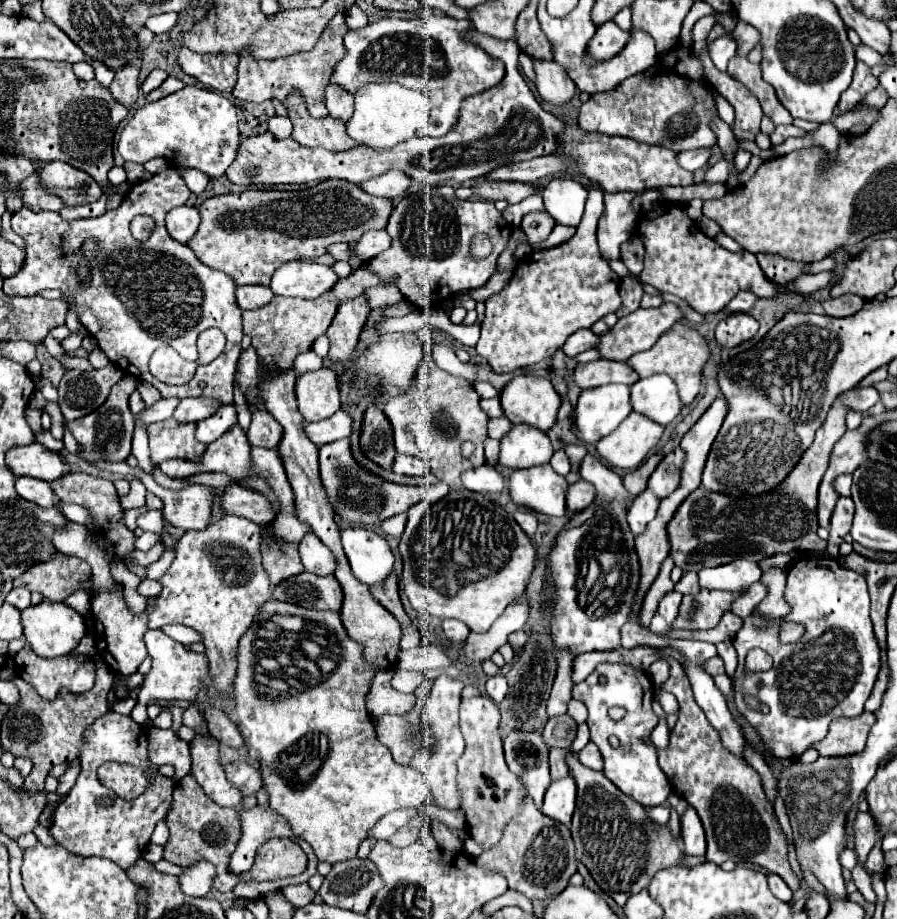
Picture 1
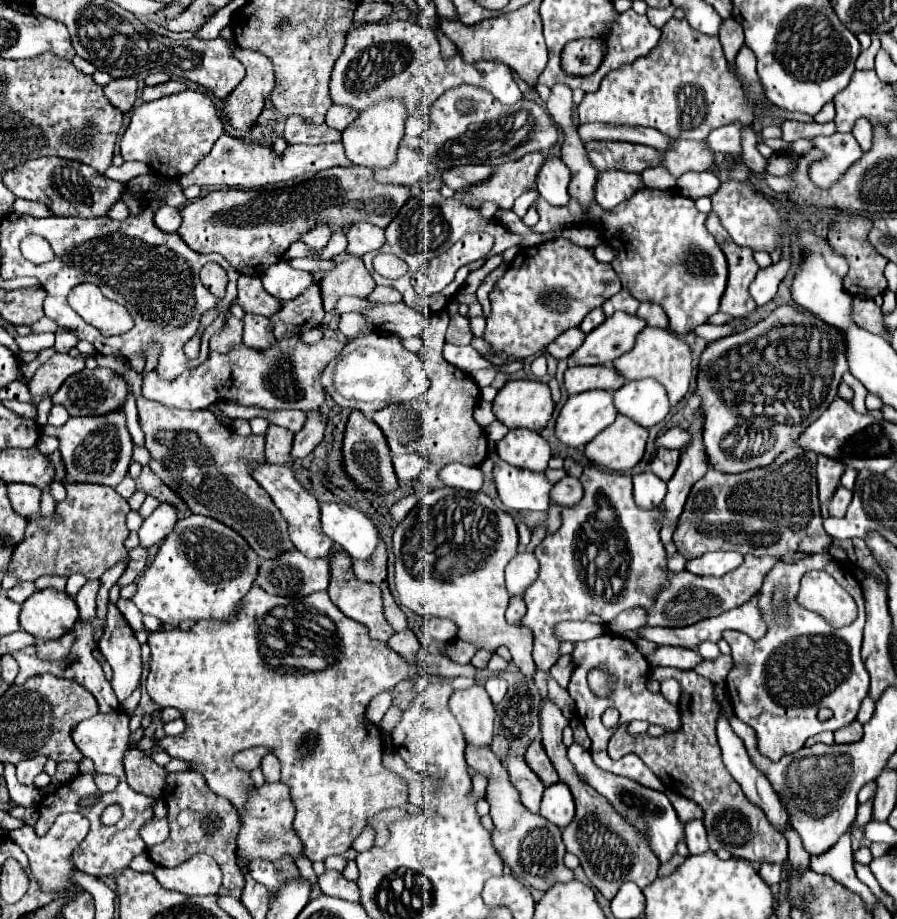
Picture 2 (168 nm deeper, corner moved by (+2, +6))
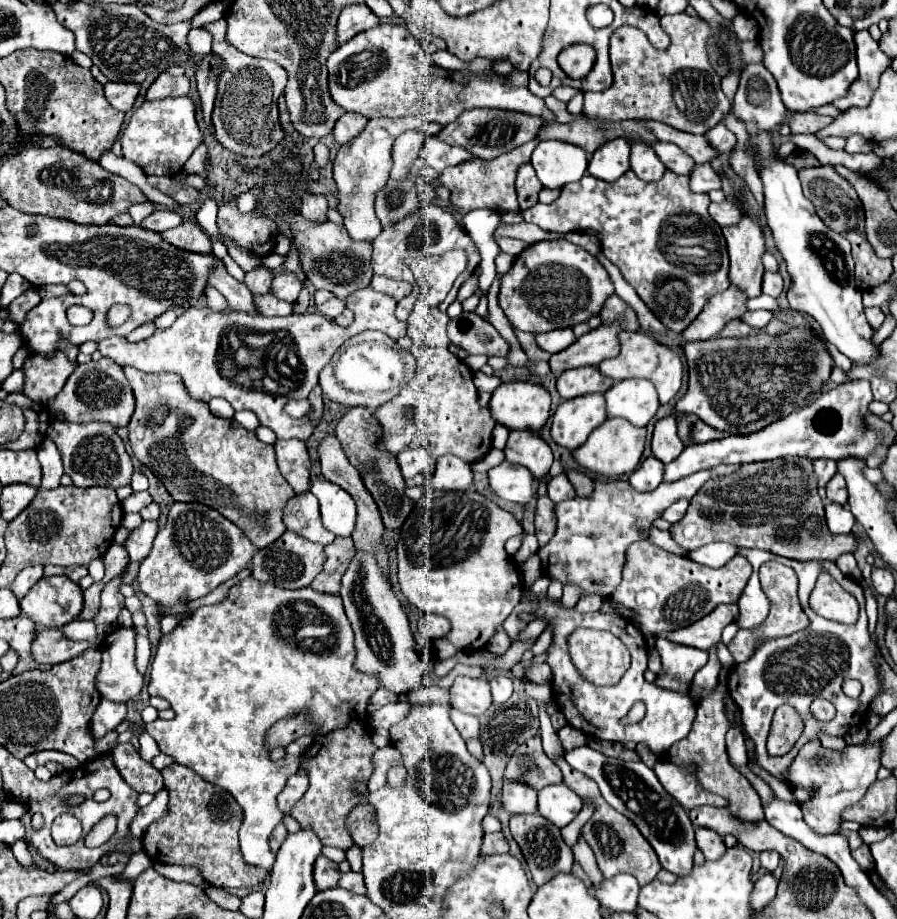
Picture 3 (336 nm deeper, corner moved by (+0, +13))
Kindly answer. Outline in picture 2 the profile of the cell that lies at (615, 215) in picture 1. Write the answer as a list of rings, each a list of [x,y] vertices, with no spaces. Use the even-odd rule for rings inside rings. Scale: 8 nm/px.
[[[623,170],[599,172],[595,184],[595,200],[603,210],[613,210],[619,202],[627,200],[635,190],[643,188],[641,176]]]

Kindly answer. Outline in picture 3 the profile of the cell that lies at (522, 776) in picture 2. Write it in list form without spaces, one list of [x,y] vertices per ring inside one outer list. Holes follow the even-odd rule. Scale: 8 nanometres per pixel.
[[[503,783],[503,807],[507,813],[537,813],[537,791],[525,783]]]

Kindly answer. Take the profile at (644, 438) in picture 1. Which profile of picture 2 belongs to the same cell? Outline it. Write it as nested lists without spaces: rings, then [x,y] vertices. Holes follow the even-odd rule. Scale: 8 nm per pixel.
[[[619,416],[613,426],[607,426],[583,448],[583,454],[599,468],[627,472],[643,458],[645,442],[647,430],[637,426],[633,420]]]

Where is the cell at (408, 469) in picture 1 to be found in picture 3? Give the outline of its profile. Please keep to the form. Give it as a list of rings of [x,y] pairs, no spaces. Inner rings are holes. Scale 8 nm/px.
[[[411,449],[411,451],[401,451],[397,455],[397,463],[401,467],[401,473],[405,479],[415,477],[419,473],[423,473],[429,465],[429,455],[423,449]]]

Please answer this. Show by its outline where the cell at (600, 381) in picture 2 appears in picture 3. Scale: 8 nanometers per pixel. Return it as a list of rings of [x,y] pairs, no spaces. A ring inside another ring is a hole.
[[[577,367],[563,371],[557,379],[557,391],[561,399],[573,399],[587,393],[605,393],[615,381],[609,379],[597,367]]]

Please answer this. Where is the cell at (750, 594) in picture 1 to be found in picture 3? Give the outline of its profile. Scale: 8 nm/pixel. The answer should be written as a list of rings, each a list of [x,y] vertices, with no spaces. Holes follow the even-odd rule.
[[[835,475],[829,483],[827,483],[827,499],[839,505],[847,503],[847,487],[845,487],[845,479],[843,475]]]

